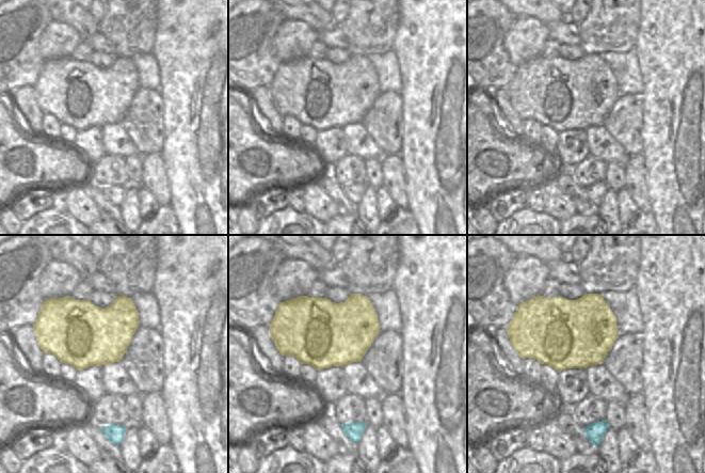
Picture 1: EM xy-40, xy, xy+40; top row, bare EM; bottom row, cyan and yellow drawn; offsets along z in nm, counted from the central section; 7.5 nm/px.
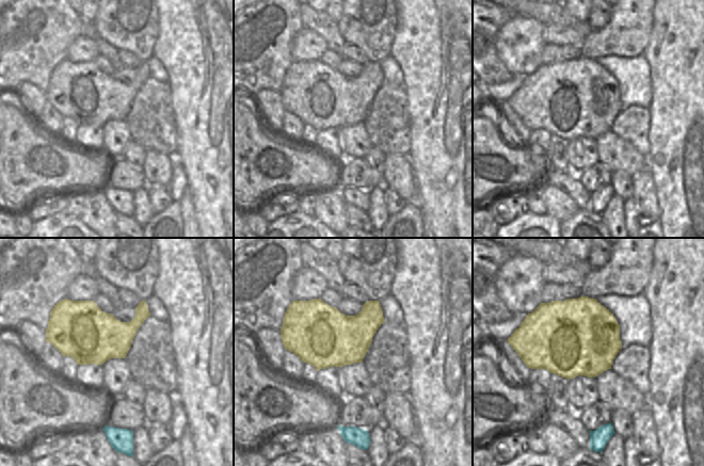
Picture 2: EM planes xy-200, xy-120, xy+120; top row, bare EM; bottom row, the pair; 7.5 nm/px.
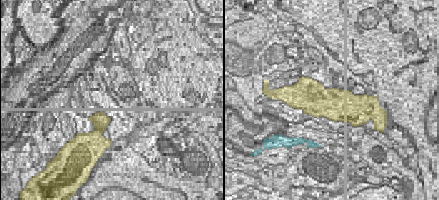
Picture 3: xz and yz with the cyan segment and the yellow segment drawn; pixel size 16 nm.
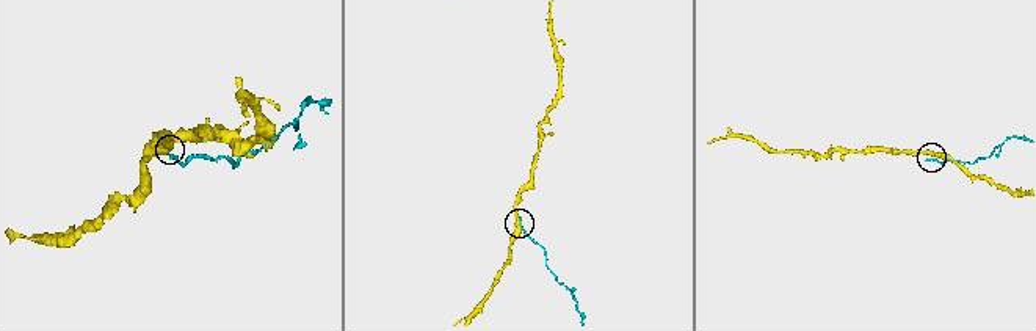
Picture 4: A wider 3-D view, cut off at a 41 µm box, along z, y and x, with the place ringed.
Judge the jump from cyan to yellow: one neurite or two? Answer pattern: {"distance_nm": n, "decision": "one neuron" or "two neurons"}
{"distance_nm": 420, "decision": "two neurons"}

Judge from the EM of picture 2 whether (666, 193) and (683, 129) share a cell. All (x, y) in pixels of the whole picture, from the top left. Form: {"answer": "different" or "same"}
{"answer": "same"}

